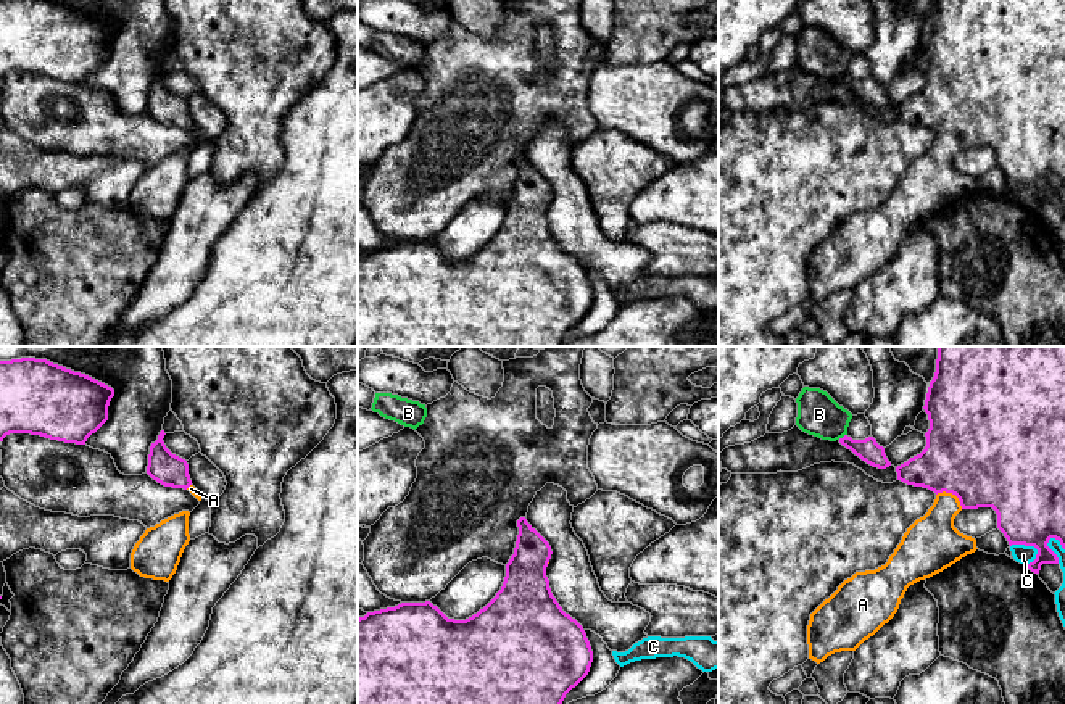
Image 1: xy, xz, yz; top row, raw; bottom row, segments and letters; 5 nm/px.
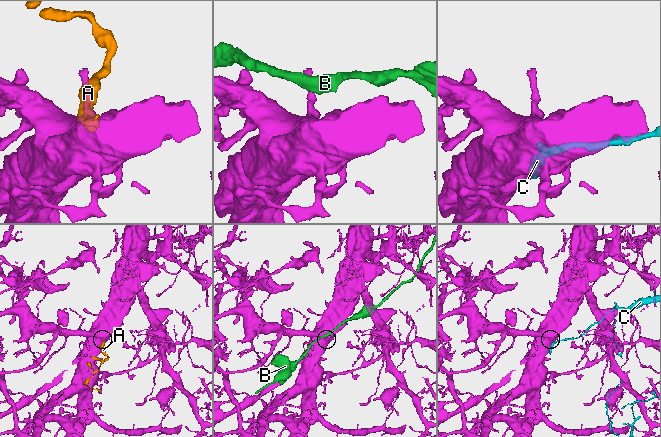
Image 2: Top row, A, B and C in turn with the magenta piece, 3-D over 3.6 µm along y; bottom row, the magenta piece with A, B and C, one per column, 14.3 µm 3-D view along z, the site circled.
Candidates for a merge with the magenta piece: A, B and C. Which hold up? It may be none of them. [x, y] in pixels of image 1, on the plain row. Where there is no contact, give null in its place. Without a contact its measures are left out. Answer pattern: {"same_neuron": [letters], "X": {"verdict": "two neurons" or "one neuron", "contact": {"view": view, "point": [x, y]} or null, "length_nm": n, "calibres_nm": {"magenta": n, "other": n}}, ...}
{"same_neuron": ["A"], "A": {"verdict": "one neuron", "contact": {"view": "yz", "point": [953, 132]}, "length_nm": 150, "calibres_nm": {"magenta": 500, "other": 240}}, "B": {"verdict": "two neurons", "contact": {"view": "yz", "point": [843, 76]}, "length_nm": 50, "calibres_nm": {"magenta": 110, "other": 220}}, "C": {"verdict": "two neurons", "contact": {"view": "yz", "point": [1028, 184]}, "length_nm": 150, "calibres_nm": {"magenta": 360, "other": 90}}}

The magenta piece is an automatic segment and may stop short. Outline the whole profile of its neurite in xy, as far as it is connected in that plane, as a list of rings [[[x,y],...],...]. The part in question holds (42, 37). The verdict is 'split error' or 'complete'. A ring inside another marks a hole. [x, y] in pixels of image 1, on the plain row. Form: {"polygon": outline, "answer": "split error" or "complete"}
{"polygon": [[[0,0],[0,81],[10,72],[31,72],[85,84],[108,60],[113,35],[111,26],[50,0]]], "answer": "complete"}

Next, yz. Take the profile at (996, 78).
{"polygon": [[[936,0],[925,45],[930,68],[925,89],[896,106],[897,119],[936,132],[928,151],[904,172],[888,201],[875,209],[856,211],[825,238],[807,264],[809,298],[817,303],[841,290],[856,290],[888,263],[899,248],[907,227],[951,206],[975,192],[976,179],[960,172],[954,158],[962,148],[992,147],[997,168],[1009,184],[1034,185],[1036,198],[1026,206],[1039,213],[1042,203],[1059,203],[1047,185],[1050,177],[1065,188],[1065,0]]], "answer": "split error"}

